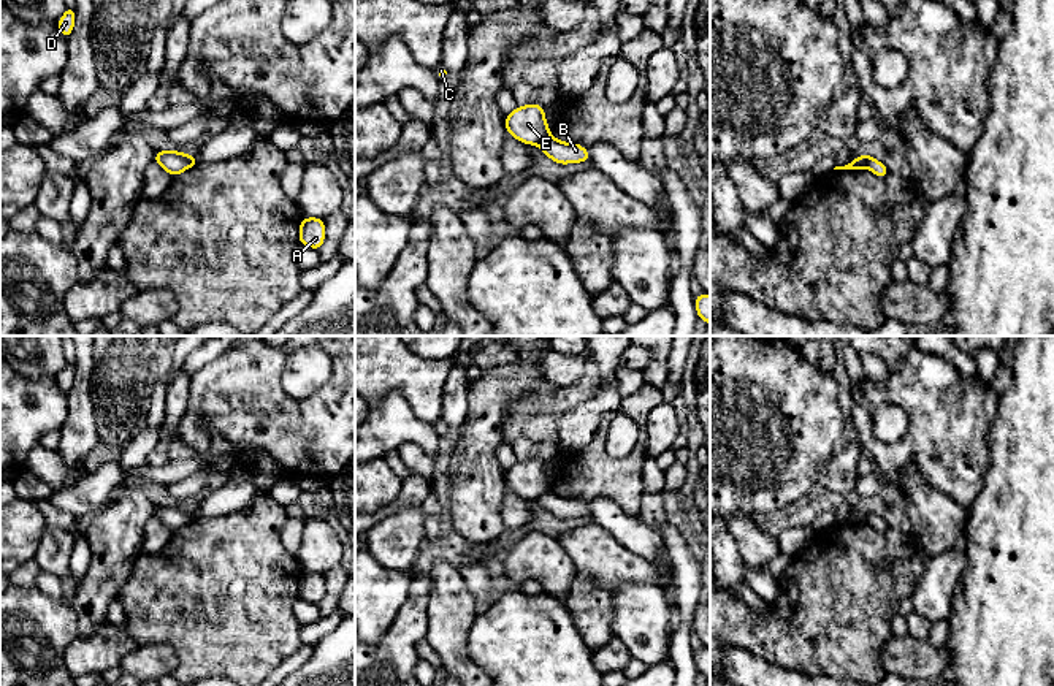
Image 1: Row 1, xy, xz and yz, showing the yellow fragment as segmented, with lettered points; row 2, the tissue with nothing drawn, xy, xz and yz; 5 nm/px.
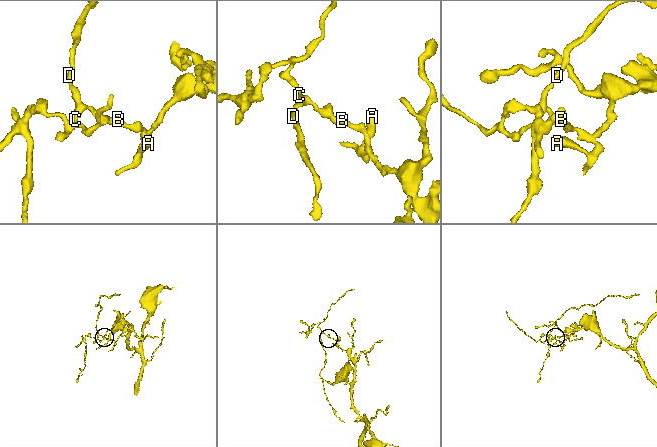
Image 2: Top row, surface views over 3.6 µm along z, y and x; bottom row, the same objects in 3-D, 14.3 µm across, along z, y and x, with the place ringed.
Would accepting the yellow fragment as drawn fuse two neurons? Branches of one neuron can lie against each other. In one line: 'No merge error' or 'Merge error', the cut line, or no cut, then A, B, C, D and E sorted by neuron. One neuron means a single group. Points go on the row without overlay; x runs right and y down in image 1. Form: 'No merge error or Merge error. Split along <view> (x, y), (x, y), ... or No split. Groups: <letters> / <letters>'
Merge error. Split along yz (867, 509), (864, 522). Groups: A B / C D E

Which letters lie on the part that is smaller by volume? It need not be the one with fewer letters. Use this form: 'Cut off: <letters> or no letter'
Cut off: C, D, E

